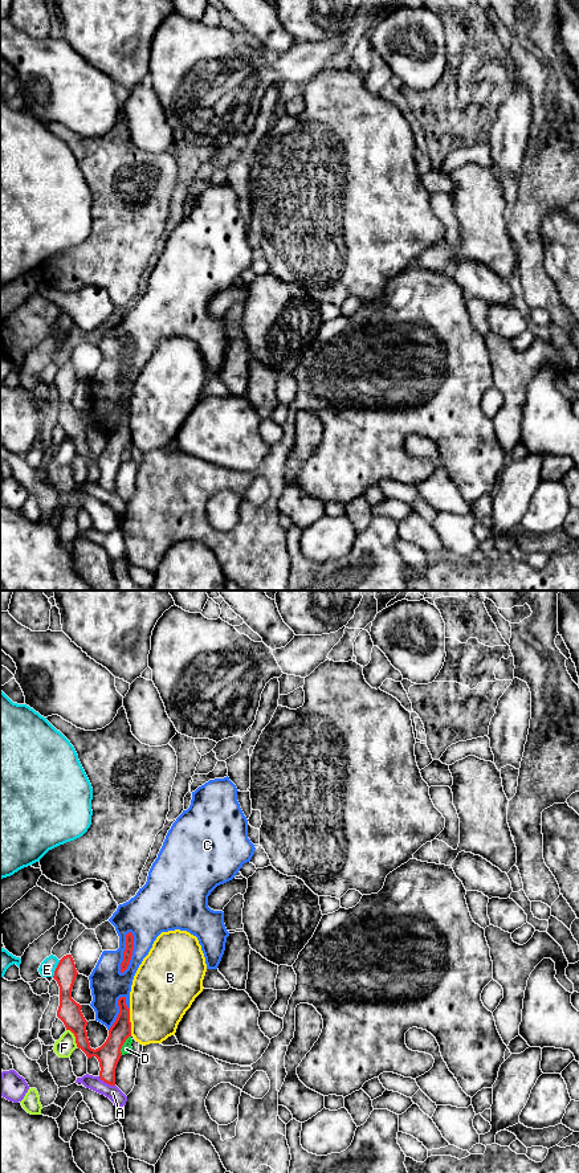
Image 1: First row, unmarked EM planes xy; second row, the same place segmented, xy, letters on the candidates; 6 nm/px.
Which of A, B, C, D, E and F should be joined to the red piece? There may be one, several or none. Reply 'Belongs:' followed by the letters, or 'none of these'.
Belongs: none of these

